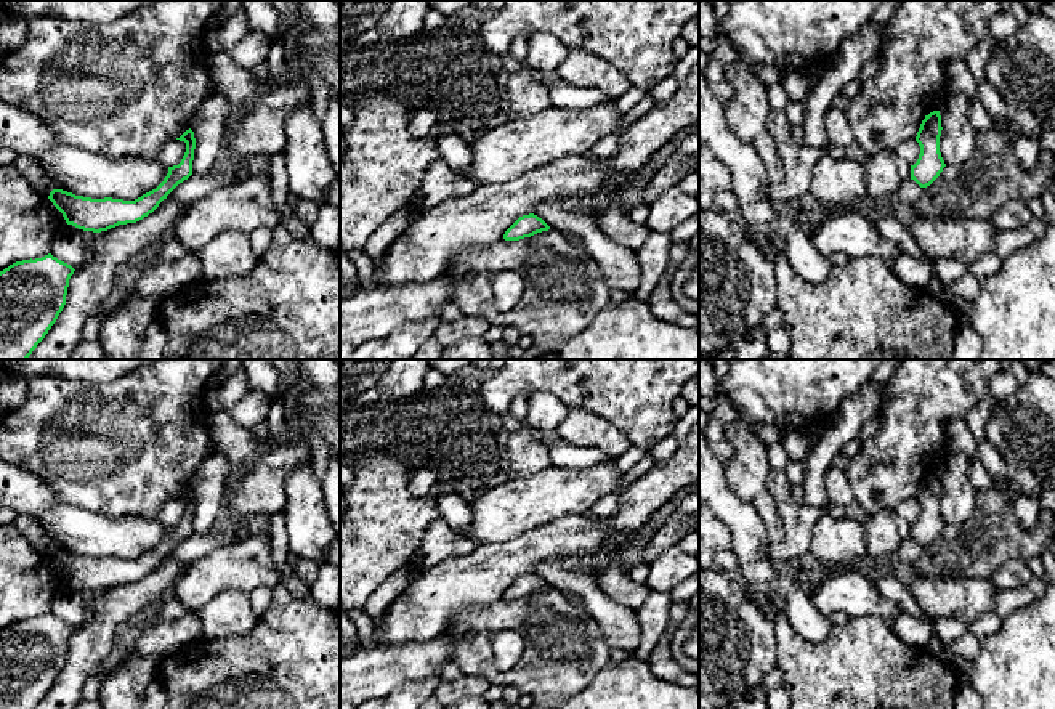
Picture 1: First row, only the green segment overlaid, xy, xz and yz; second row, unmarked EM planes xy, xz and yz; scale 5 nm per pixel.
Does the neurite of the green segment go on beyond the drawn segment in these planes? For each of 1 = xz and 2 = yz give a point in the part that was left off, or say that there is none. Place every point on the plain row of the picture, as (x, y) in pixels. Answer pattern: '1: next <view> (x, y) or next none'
1: next none
2: next none

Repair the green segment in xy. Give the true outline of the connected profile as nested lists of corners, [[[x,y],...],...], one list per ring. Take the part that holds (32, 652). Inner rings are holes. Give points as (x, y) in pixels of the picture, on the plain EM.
[[[51,613],[0,630],[0,709],[35,709],[66,664],[74,627]]]

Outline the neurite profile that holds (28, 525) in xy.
[[[18,515],[13,525],[19,529],[19,533],[29,541],[29,544],[40,553],[48,557],[53,550],[53,541],[45,533],[37,517],[32,515]]]

